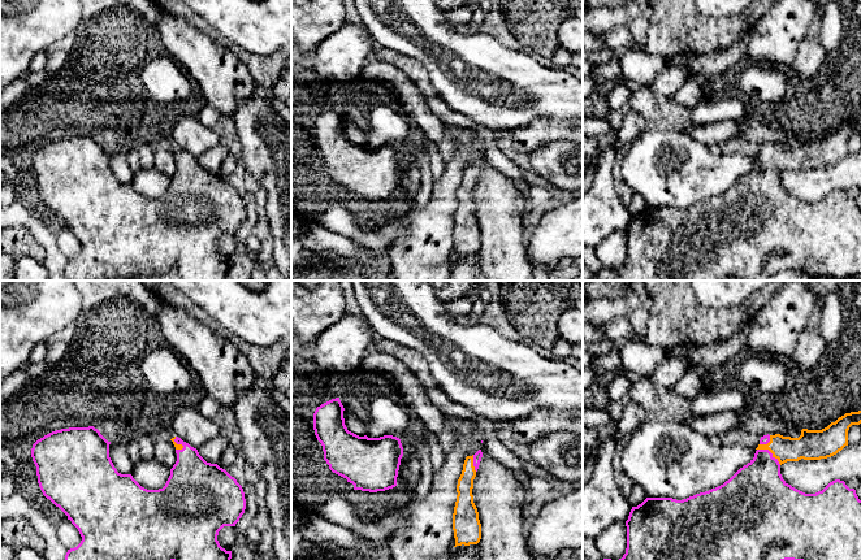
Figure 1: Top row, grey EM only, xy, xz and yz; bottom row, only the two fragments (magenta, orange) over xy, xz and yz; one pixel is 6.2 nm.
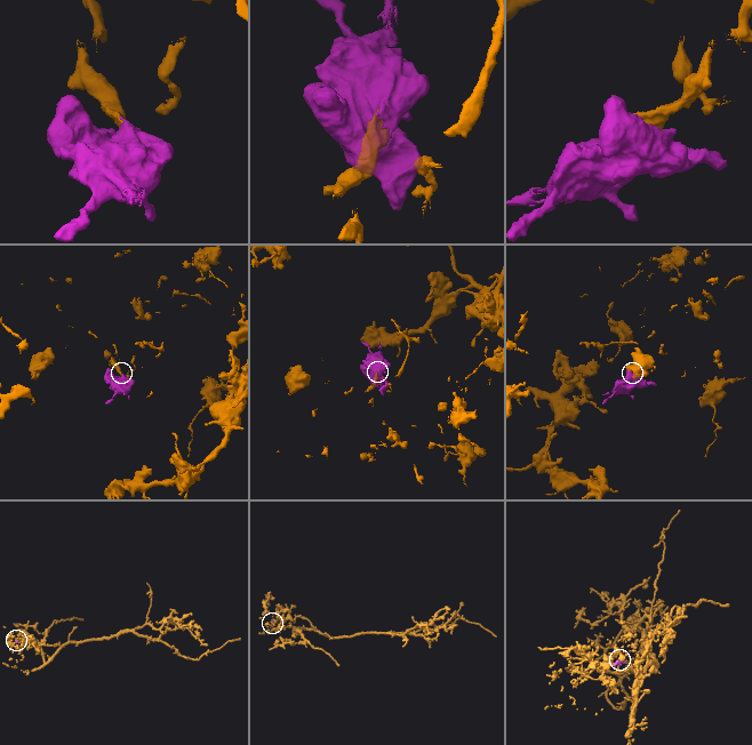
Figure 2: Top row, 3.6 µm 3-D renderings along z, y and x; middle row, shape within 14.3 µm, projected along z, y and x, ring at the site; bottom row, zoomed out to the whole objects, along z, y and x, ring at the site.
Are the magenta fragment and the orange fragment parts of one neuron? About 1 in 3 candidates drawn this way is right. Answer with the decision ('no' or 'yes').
yes

